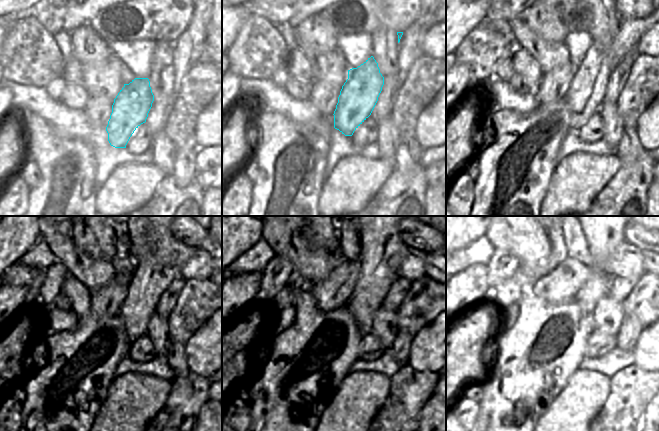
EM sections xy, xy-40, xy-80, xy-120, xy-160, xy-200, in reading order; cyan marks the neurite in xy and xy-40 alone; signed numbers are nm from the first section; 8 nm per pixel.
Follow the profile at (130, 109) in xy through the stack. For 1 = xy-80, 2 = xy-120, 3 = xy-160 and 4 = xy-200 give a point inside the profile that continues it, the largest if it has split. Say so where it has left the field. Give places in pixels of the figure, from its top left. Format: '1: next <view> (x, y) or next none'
1: next xy-80 (585, 94)
2: next xy-120 (150, 280)
3: next xy-160 (376, 278)
4: next xy-200 (597, 286)

